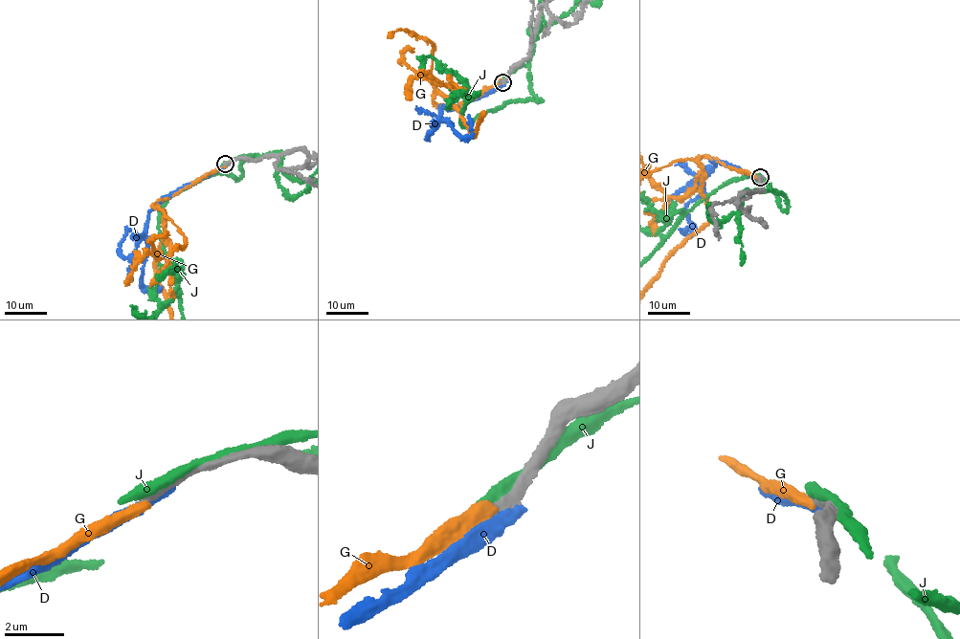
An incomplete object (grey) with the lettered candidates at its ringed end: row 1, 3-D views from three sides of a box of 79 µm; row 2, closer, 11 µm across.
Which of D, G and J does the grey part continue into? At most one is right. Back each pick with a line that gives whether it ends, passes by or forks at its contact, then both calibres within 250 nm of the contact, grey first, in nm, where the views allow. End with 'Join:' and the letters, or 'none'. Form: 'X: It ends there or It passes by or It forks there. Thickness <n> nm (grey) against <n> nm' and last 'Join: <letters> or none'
Join: none

